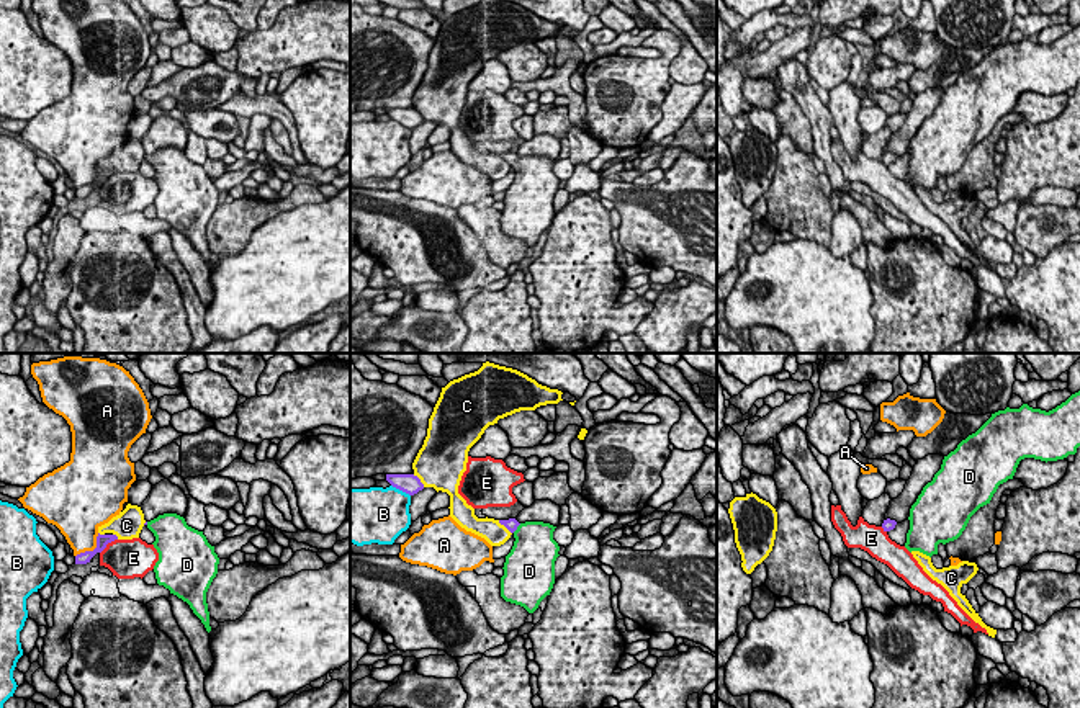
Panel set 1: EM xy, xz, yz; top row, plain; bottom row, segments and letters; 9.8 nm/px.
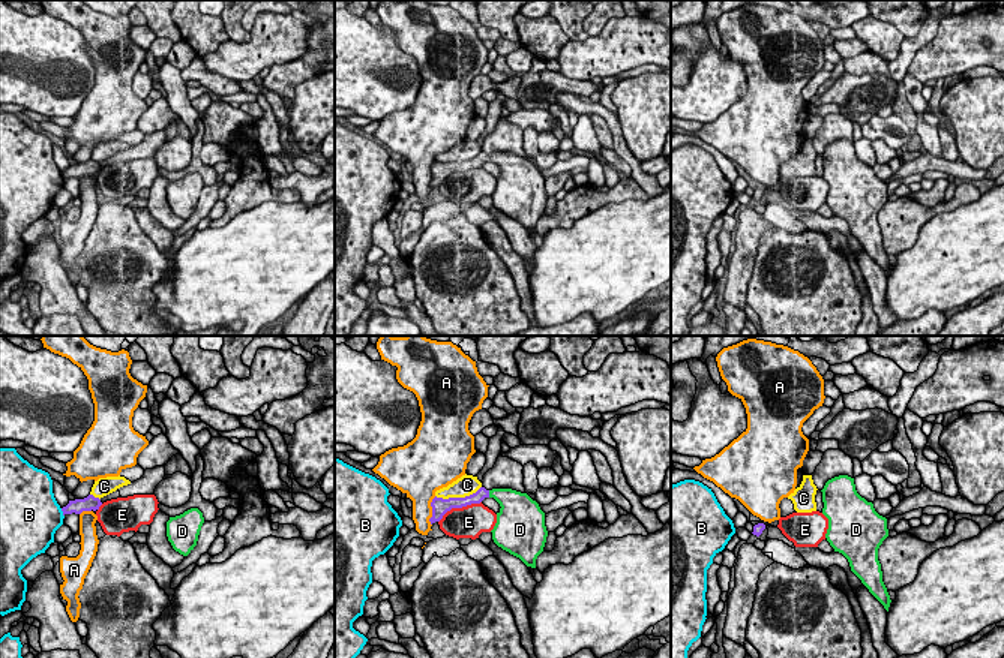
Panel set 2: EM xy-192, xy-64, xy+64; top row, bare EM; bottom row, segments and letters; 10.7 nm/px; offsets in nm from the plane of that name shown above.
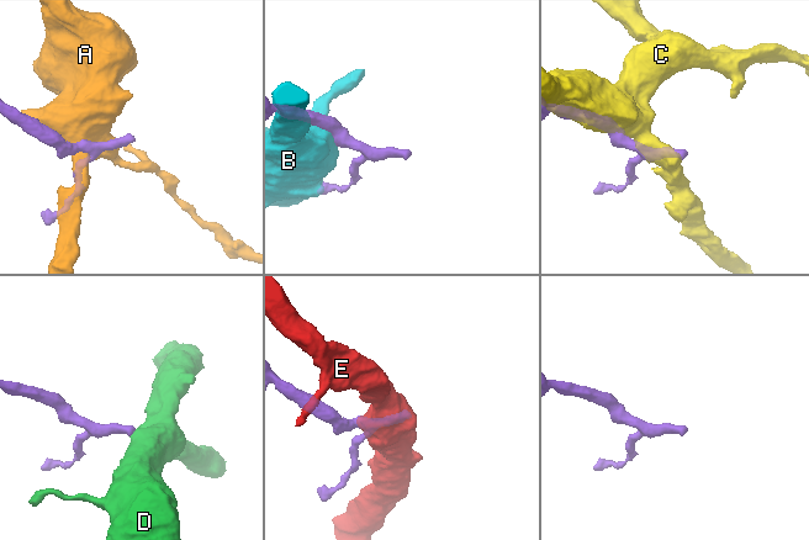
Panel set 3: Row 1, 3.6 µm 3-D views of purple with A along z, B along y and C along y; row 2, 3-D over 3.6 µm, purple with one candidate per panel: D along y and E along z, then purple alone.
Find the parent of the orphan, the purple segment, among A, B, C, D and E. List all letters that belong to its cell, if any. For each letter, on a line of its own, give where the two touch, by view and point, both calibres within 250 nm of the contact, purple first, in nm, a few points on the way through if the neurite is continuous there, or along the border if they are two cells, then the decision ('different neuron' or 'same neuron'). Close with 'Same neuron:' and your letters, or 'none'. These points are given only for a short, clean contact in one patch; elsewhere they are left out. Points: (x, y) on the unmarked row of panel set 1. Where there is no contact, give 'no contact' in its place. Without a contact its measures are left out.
A: meets purple in xy at (94, 183); 130 nm thick on the purple side, 360 nm on the other; different neuron
B: meets purple in xz at (401, 123); 200 nm thick on the purple side, 420 nm on the other; different neuron
C: meets purple in xz at (504, 159); 120 nm thick on the purple side, 220 nm on the other; different neuron
D: meets purple in xz at (516, 162); 120 nm thick on the purple side, 400 nm on the other; runs through xz (511, 157), (516, 162), (534, 180); same neuron
E: meets purple in xy at (107, 177); 130 nm thick on the purple side, 380 nm on the other; different neuron
Same neuron: D

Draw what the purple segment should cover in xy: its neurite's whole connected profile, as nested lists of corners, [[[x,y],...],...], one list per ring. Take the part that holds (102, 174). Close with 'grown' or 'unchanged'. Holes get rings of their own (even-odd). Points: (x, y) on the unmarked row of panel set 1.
[[[100,168],[97,170],[97,181],[93,185],[85,185],[75,190],[75,198],[87,198],[90,193],[97,188],[101,186],[108,177],[118,173],[116,168]]]; unchanged

